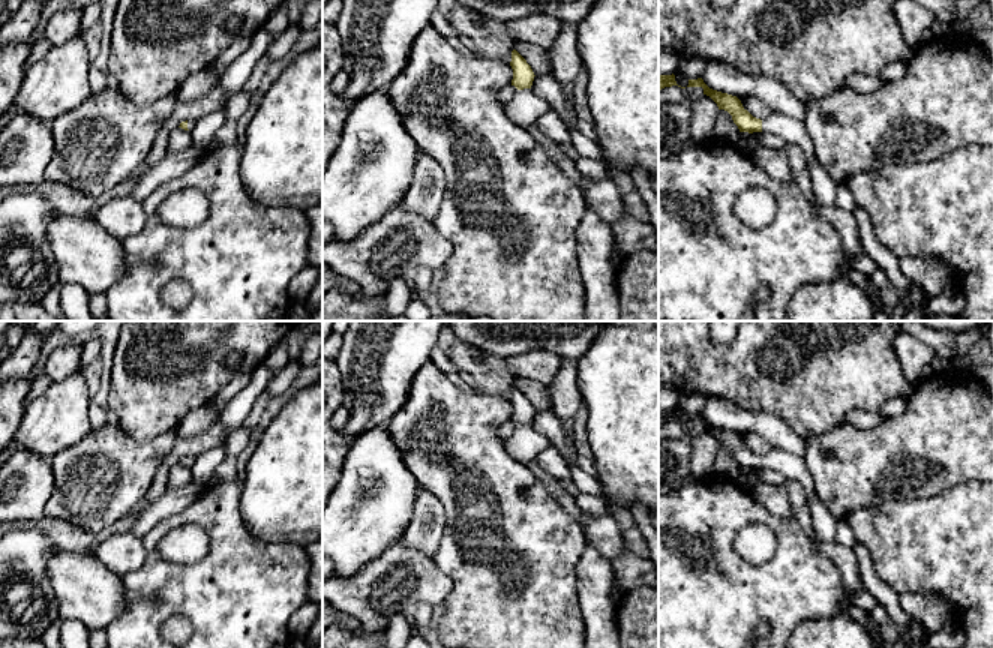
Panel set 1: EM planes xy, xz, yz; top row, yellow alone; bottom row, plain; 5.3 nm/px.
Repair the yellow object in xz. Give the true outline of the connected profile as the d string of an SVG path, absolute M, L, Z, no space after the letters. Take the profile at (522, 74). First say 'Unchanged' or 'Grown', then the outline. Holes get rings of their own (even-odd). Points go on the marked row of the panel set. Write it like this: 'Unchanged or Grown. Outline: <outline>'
Grown. Outline: M512 51L510 66L513 69L512 86L518 88L513 99L504 104L504 112L510 122L522 129L530 128L538 117L549 112L552 106L531 90L534 72L526 60L516 51Z

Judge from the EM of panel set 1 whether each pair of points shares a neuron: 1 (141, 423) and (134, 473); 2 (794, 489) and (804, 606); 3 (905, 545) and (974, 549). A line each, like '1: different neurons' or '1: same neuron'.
1: different neurons
2: different neurons
3: same neuron

